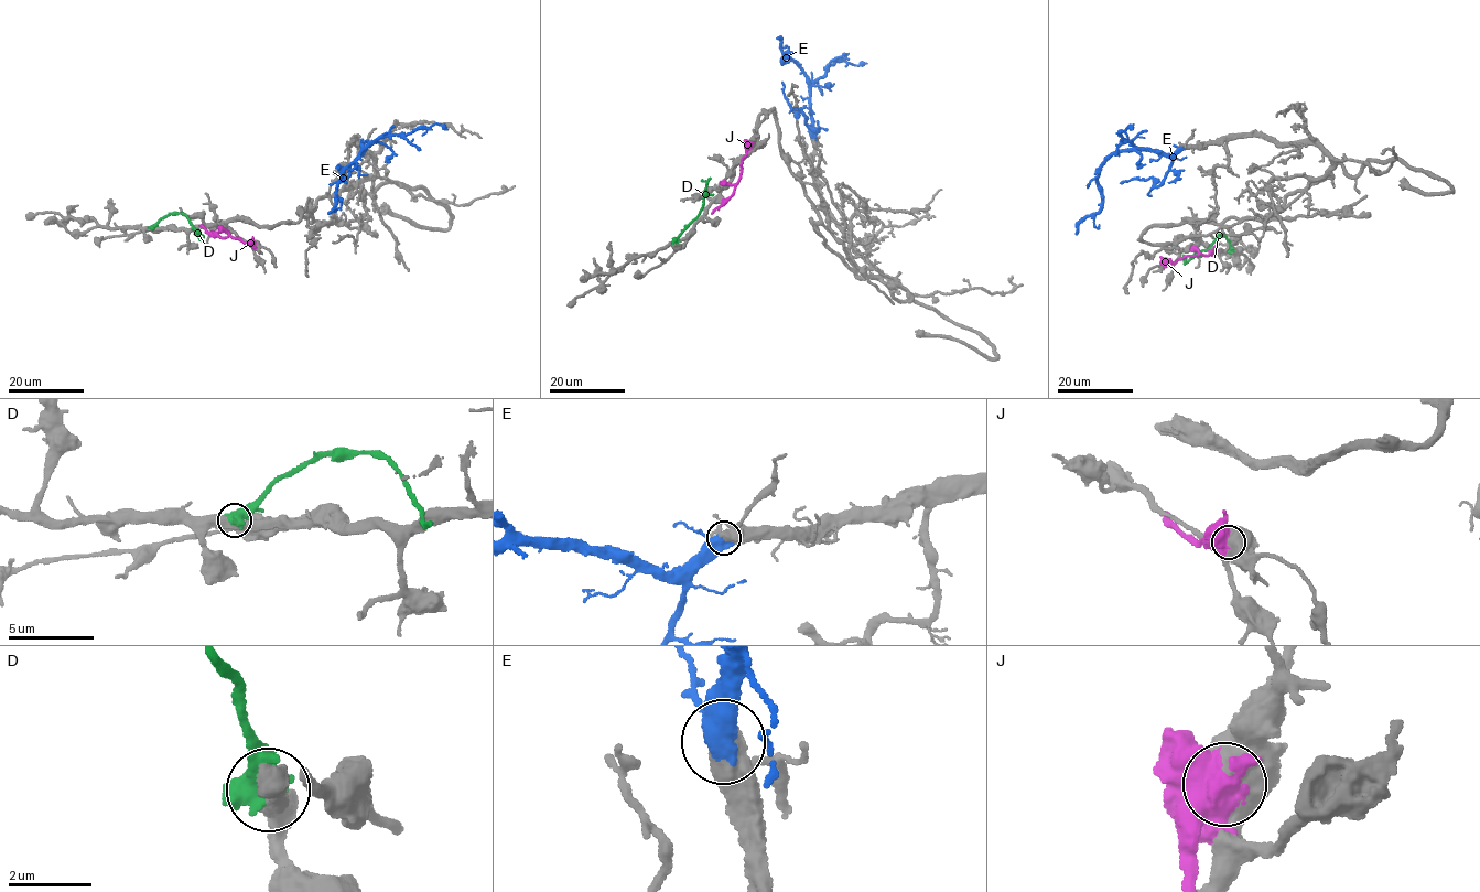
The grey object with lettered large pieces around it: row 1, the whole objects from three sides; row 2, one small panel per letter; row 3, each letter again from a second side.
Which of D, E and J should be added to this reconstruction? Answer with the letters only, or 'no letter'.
E

